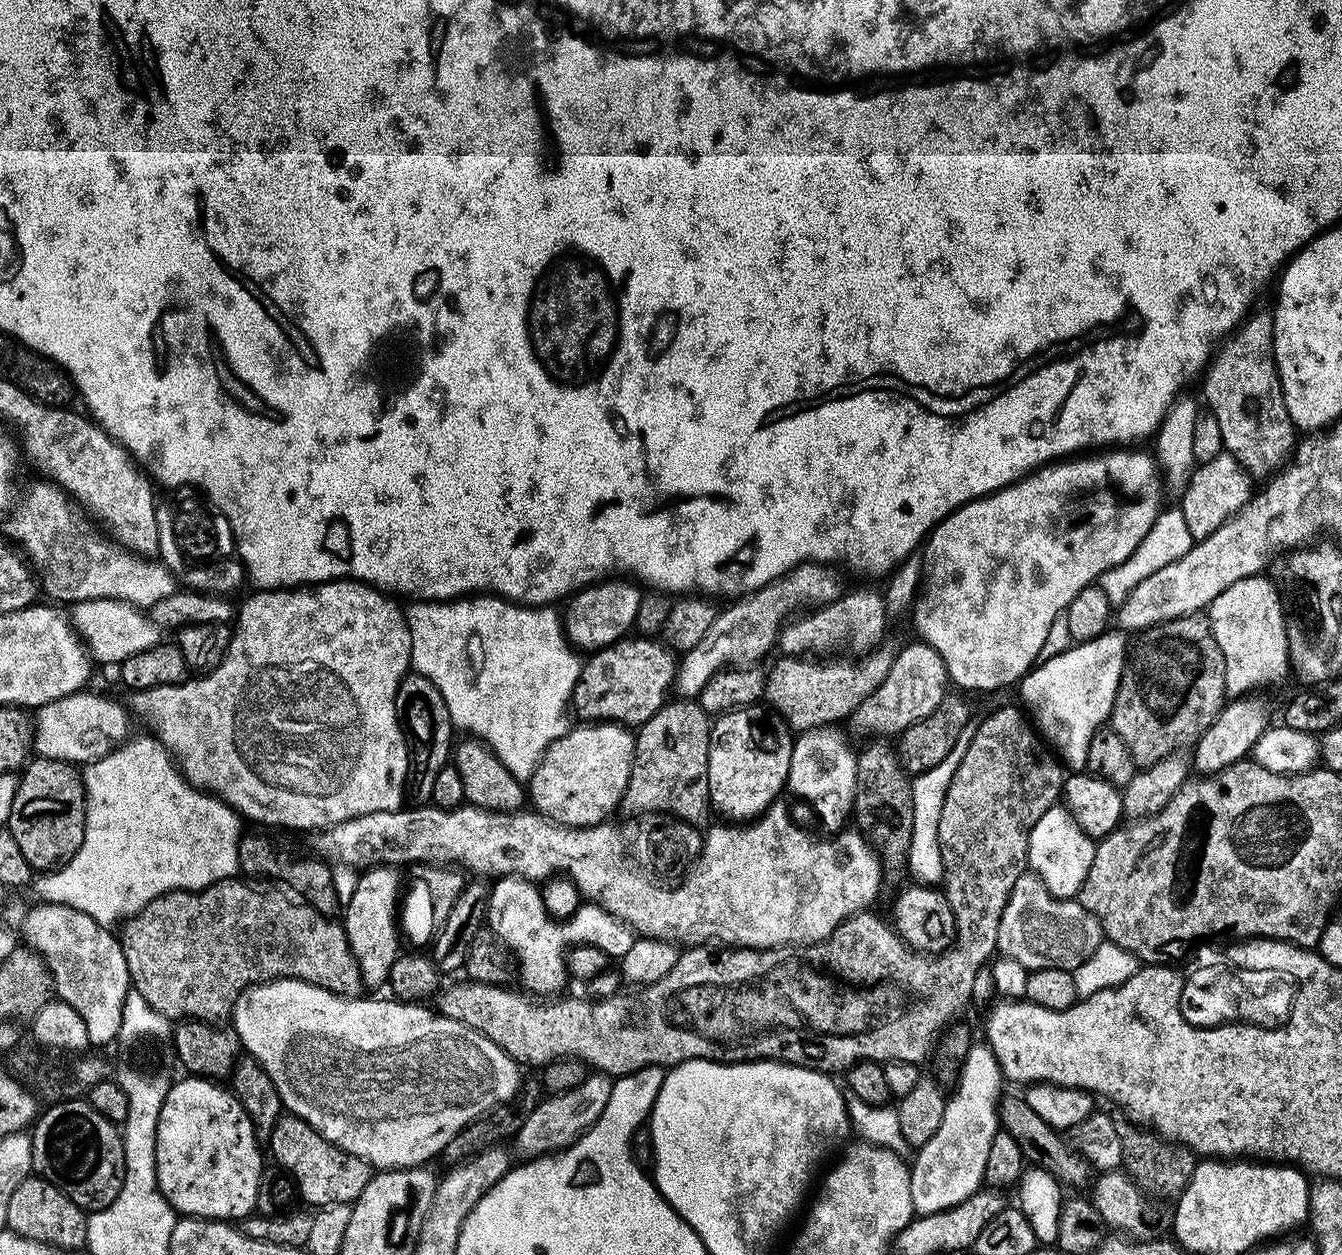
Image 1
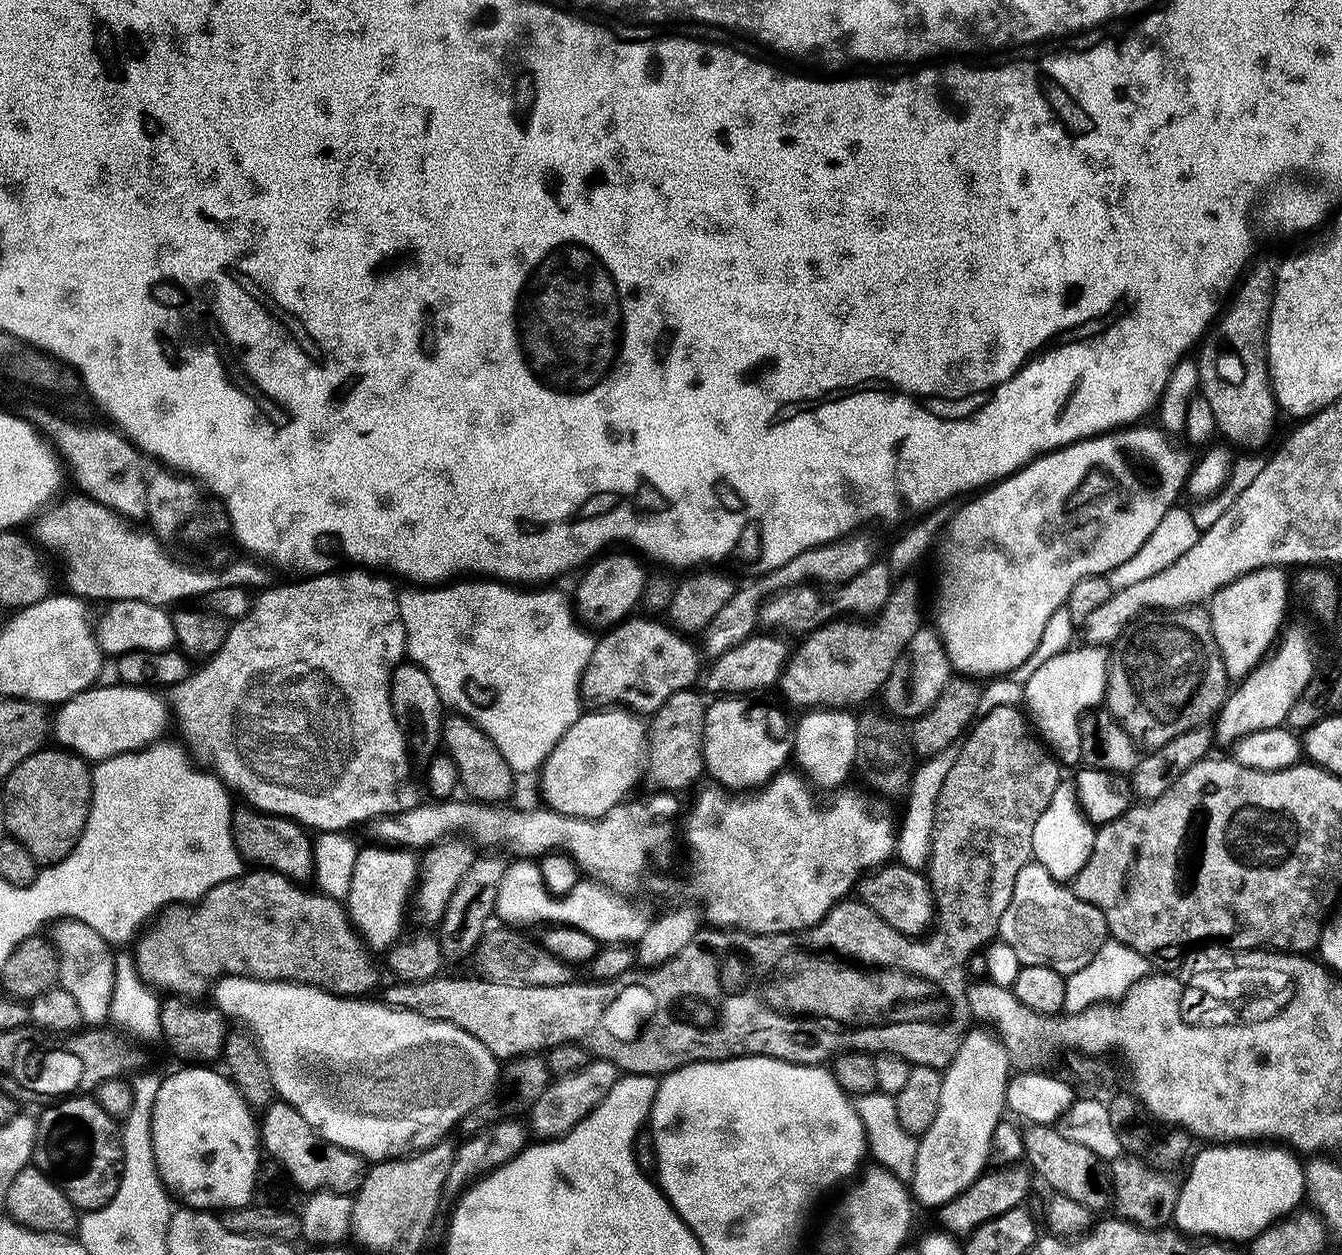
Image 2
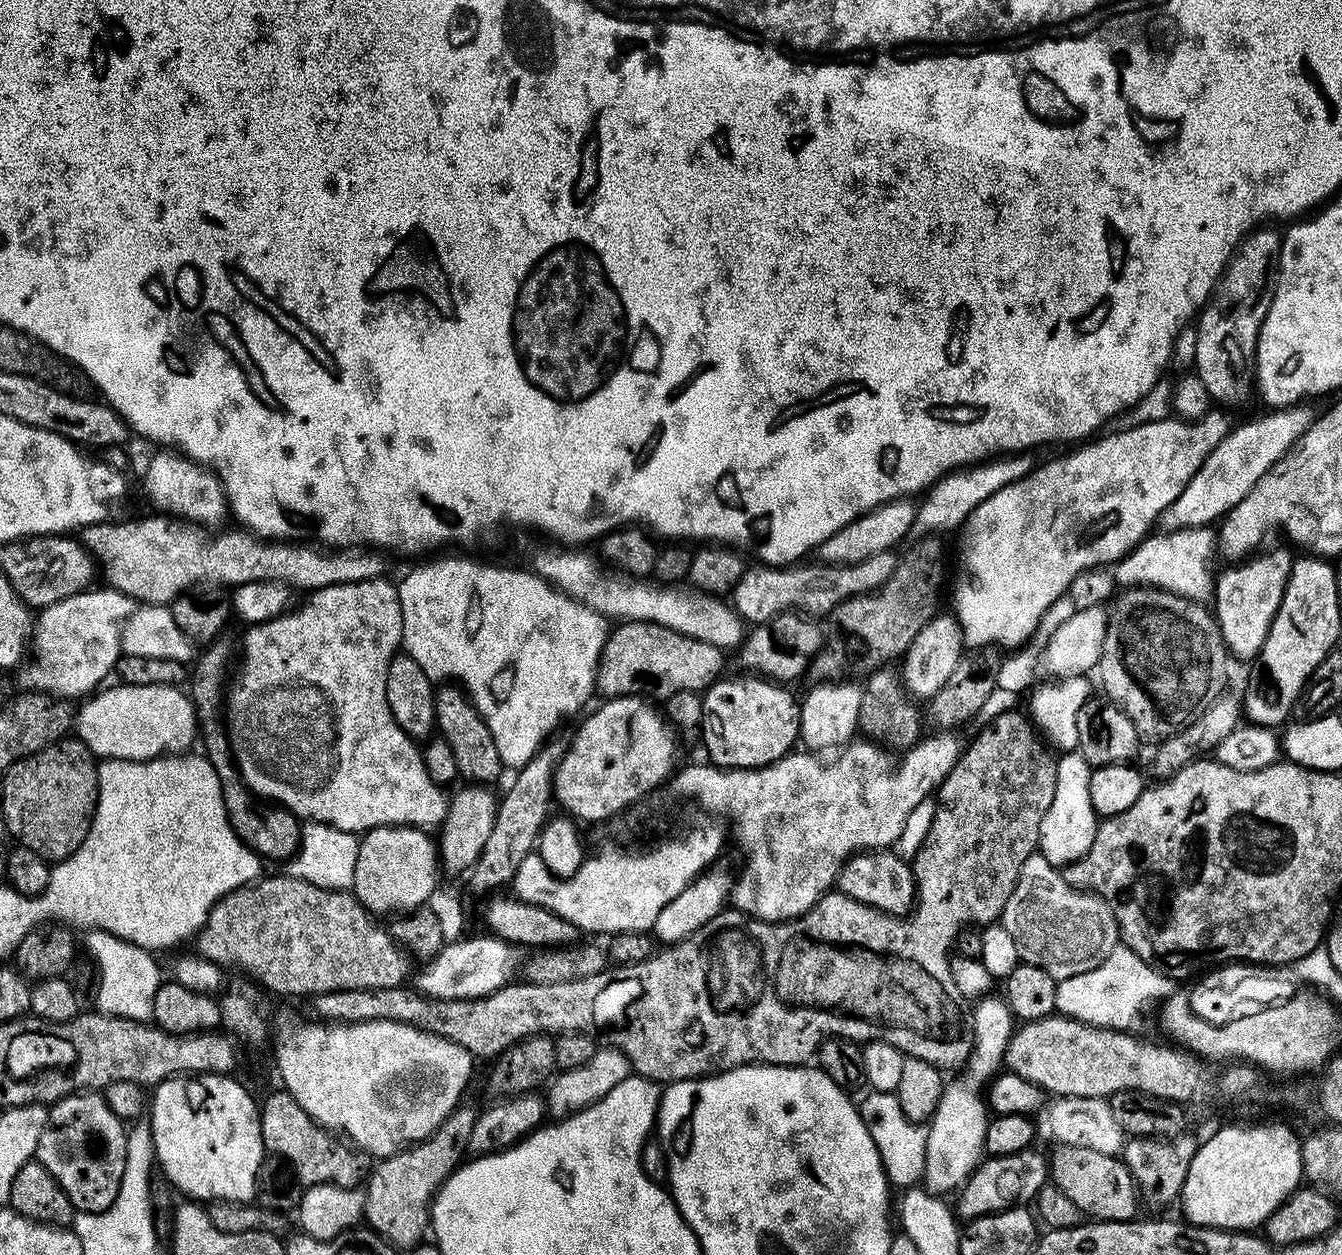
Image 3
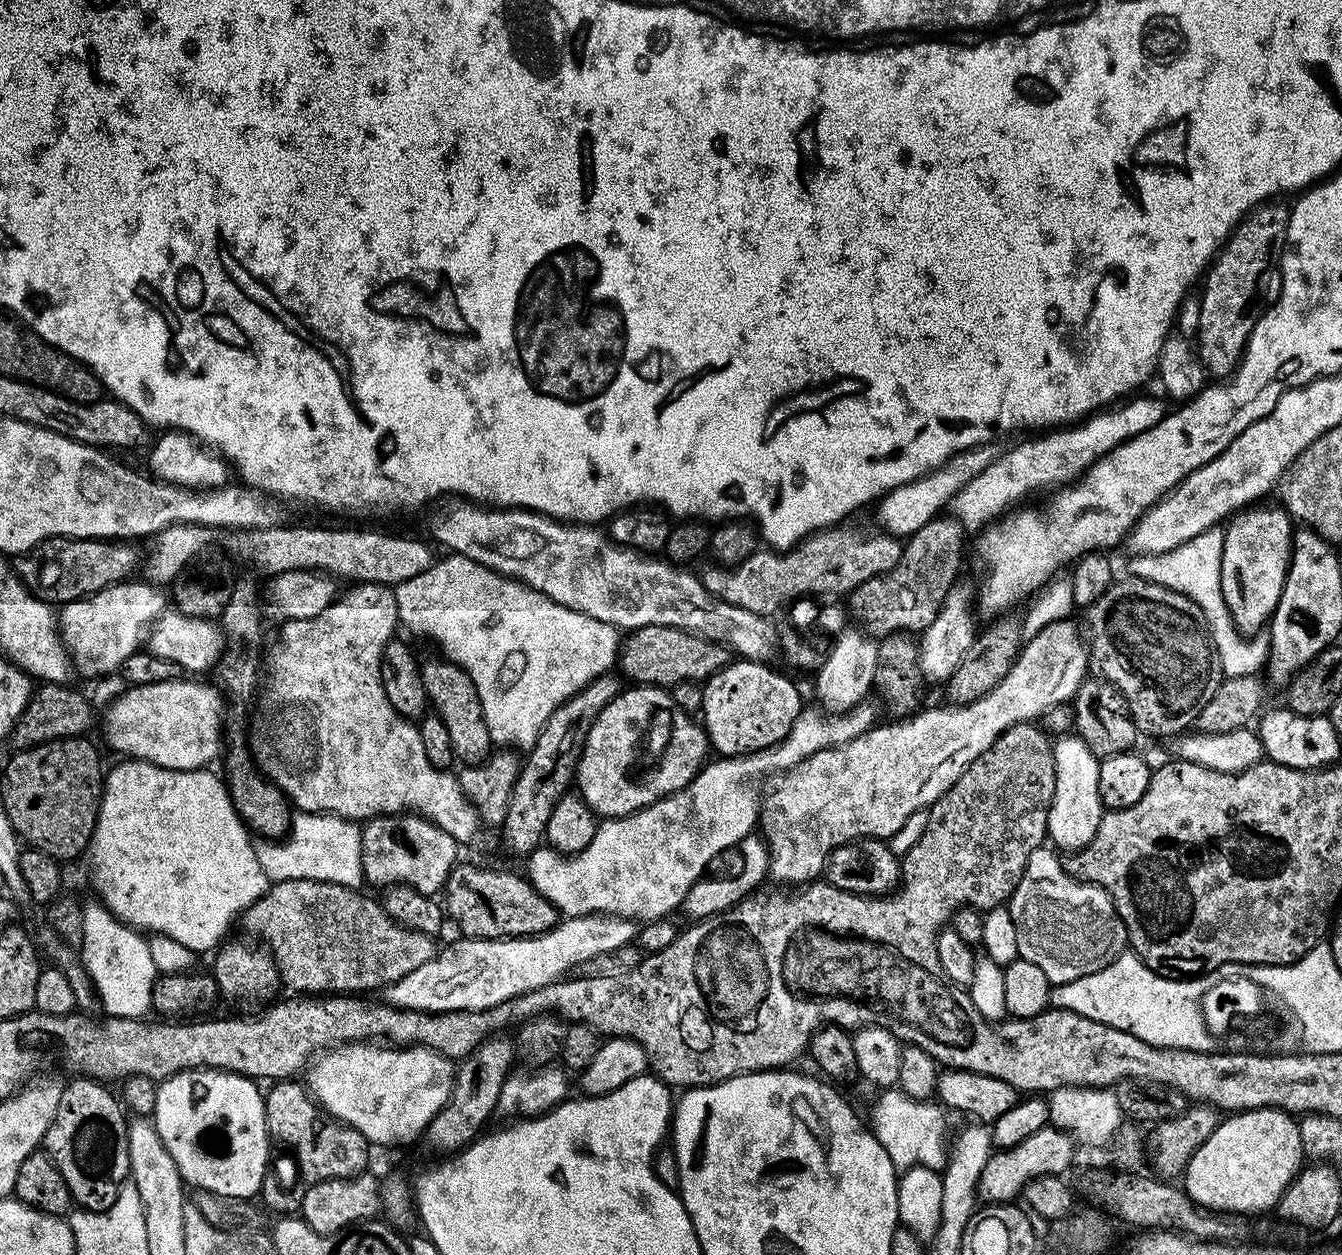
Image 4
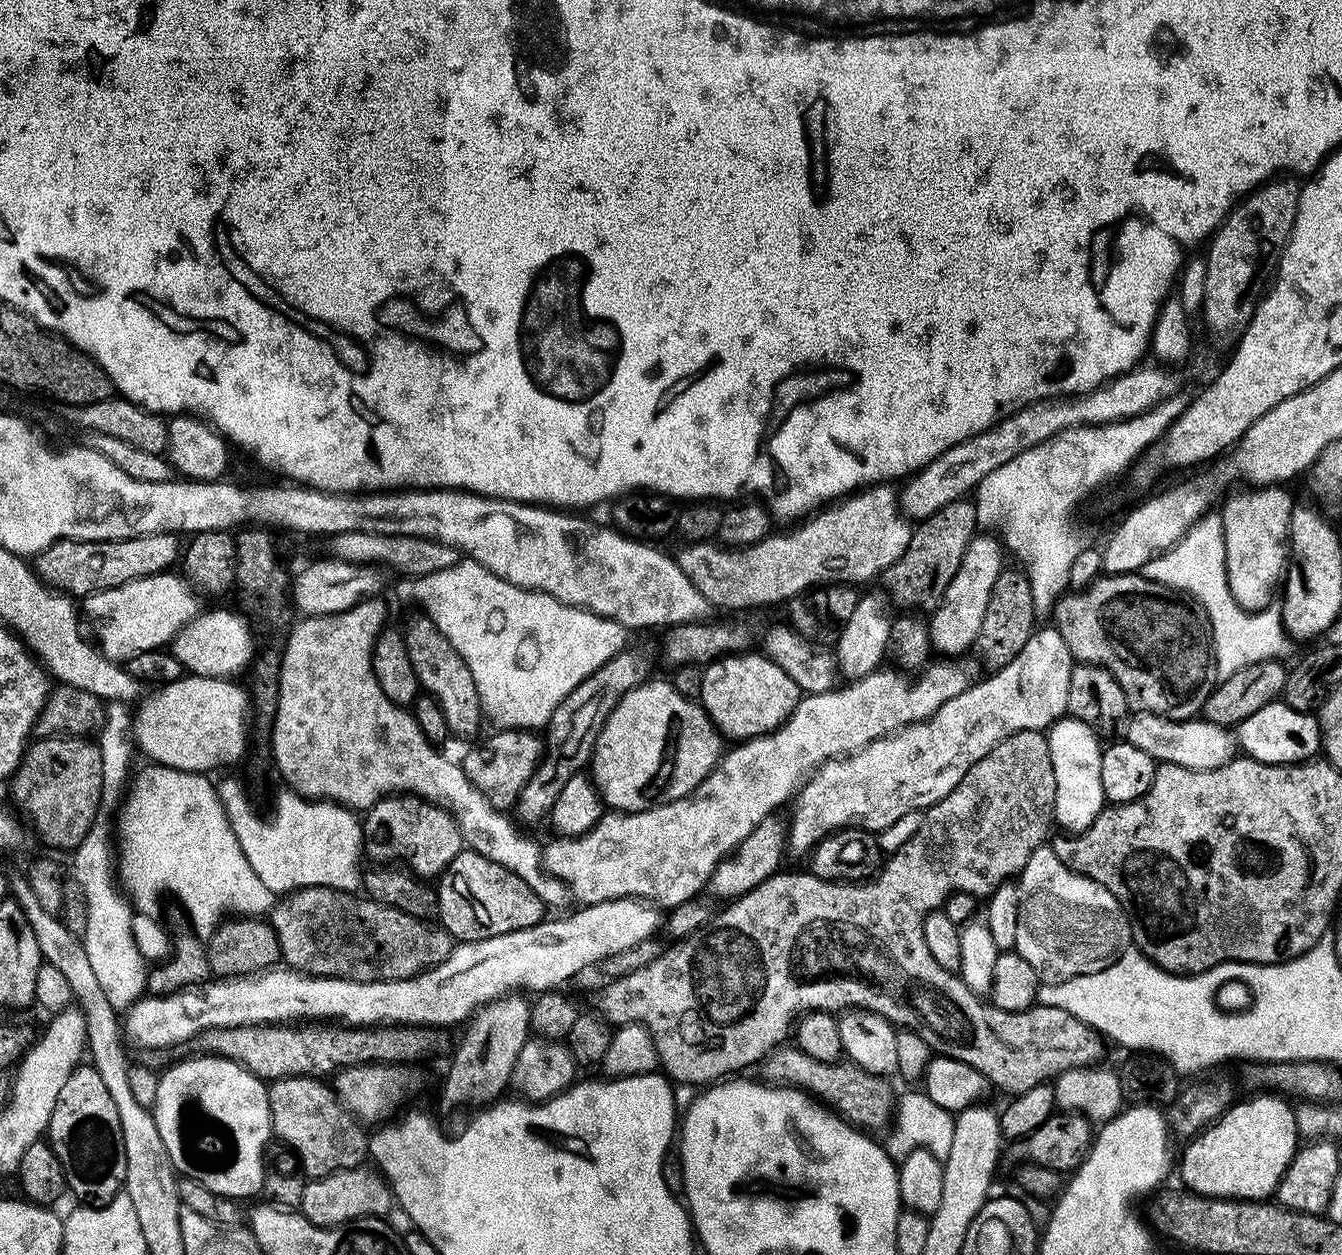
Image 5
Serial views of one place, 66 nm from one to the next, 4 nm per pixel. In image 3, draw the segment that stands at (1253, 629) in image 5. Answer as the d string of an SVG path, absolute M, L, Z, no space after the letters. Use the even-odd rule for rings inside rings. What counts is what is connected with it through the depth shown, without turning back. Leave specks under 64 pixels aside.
M1211 527L1181 528L1169 531L1168 536L1149 535L1142 539L1129 554L1117 563L1112 570L1113 576L1120 586L1151 586L1162 588L1165 592L1174 592L1177 596L1185 596L1188 600L1208 602L1214 596L1214 572L1208 569L1208 559L1214 556L1214 532Z

